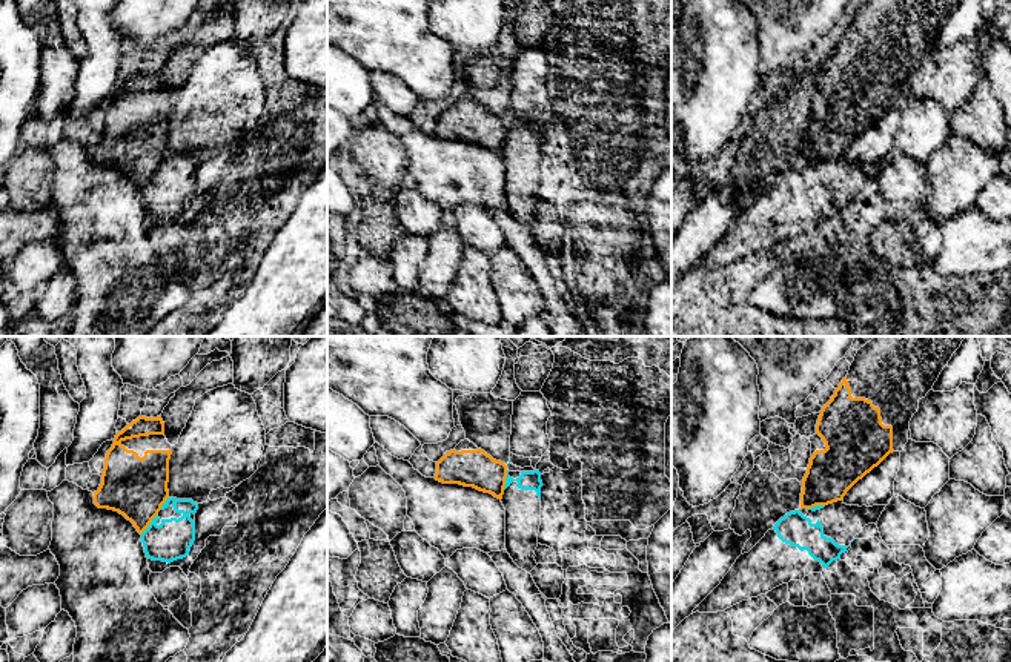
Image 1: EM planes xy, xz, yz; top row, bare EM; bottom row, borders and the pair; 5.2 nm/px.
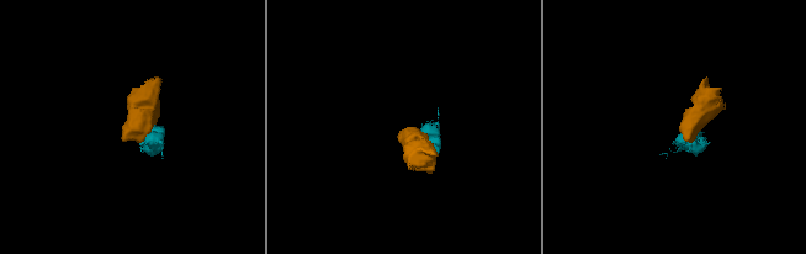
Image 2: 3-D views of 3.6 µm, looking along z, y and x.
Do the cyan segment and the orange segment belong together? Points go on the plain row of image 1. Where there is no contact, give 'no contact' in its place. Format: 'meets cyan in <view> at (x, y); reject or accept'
meets cyan in xy at (149, 180); reject

